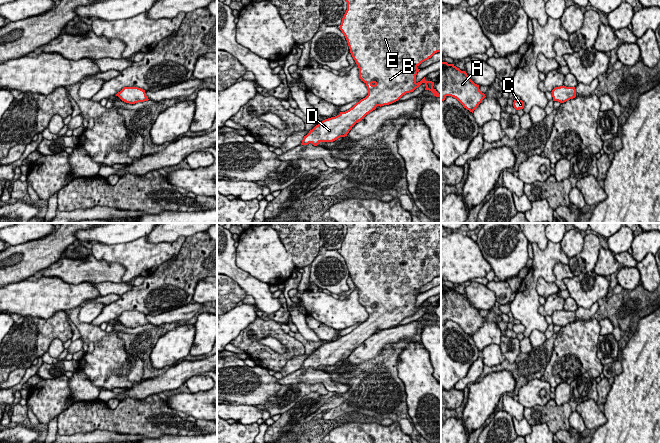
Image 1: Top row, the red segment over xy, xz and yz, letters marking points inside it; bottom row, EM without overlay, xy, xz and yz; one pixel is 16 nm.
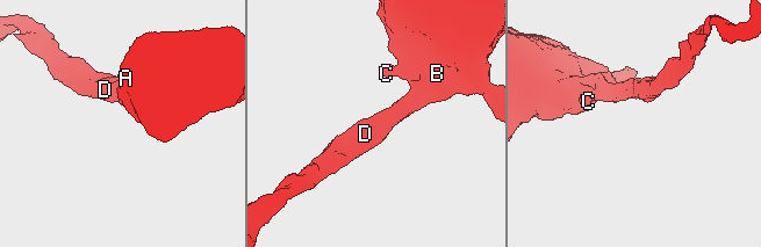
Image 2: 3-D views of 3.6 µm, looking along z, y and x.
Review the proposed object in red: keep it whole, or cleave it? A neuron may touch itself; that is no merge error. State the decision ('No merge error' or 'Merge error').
No merge error

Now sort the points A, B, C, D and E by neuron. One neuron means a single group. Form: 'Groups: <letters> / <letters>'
Groups: A B C D E

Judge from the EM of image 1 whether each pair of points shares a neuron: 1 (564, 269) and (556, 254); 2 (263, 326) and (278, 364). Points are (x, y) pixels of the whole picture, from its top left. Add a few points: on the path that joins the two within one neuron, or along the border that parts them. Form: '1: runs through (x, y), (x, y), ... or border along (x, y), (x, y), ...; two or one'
1: border along (567, 263), (557, 263), (554, 266), (554, 281); two
2: runs through (274, 329), (289, 344), (288, 353); one

